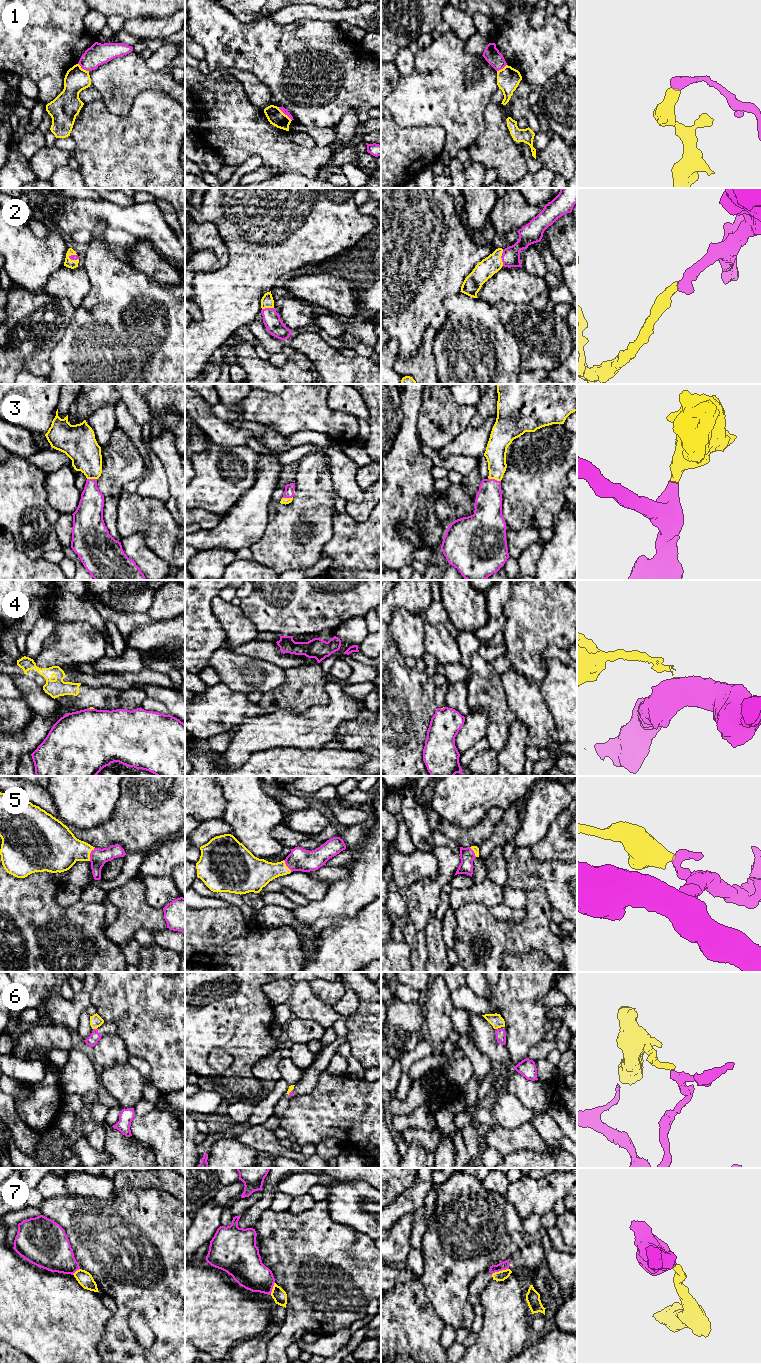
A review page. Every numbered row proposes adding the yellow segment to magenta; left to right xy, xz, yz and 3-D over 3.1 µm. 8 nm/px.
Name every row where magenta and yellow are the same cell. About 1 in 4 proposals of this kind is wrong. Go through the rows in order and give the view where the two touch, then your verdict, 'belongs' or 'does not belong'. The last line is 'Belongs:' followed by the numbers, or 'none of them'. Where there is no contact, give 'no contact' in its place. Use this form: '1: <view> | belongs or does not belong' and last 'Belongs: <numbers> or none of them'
1: xz | does not belong
2: yz | belongs
3: yz | belongs
4: xy | does not belong
5: xy | belongs
6: xy | does not belong
7: yz | does not belong
Belongs: 2, 3, 5

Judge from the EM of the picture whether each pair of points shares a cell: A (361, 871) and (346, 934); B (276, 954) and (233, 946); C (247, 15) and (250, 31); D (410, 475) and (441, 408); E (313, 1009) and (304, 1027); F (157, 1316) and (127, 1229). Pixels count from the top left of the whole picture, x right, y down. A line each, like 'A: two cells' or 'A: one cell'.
A: two cells
B: one cell
C: two cells
D: two cells
E: two cells
F: one cell

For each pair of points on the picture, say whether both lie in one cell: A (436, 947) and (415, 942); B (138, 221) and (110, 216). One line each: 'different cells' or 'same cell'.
A: different cells
B: same cell

